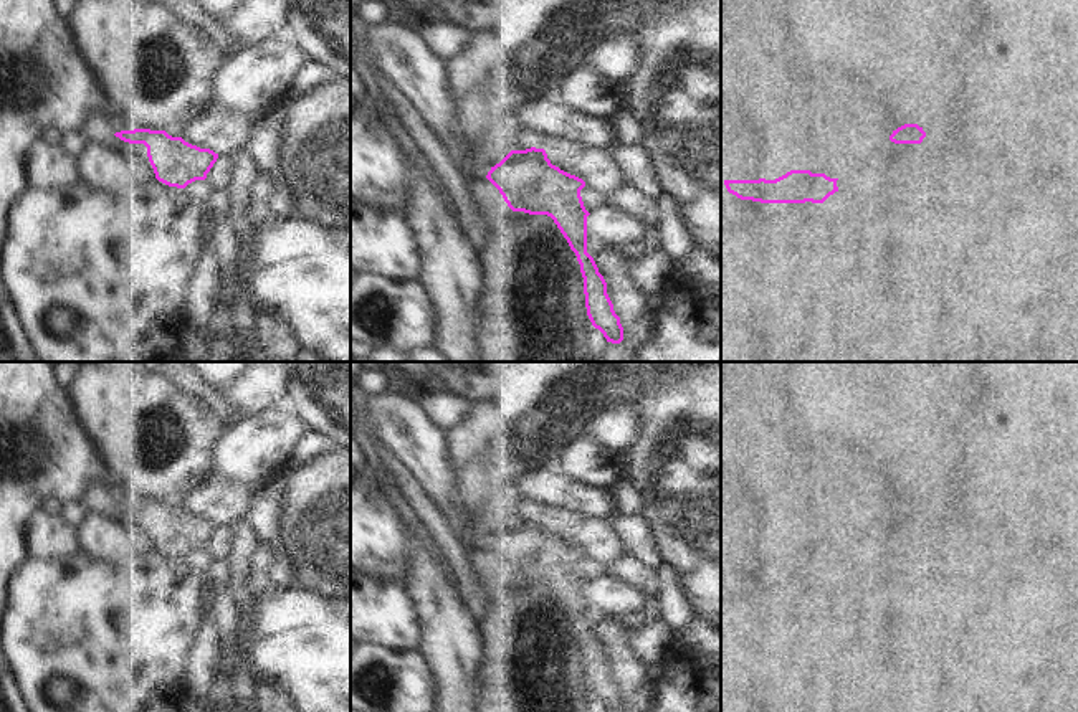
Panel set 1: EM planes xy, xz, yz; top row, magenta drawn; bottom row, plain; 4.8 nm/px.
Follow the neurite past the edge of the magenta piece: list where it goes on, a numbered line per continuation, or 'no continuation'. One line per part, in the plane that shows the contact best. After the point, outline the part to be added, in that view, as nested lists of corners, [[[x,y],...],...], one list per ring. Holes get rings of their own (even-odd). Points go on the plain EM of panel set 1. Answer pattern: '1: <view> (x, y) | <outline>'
1: xz (480, 569) | [[[486,547],[473,552],[456,552],[455,565],[465,590],[475,596],[493,586],[504,570],[499,560]]]

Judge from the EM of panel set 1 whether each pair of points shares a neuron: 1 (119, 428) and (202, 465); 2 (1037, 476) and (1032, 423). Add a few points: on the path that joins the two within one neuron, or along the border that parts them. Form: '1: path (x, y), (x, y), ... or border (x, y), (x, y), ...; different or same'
1: path (134, 453), (139, 466), (149, 473), (177, 465); same
2: border (1006, 427), (1047, 455), (1060, 460); different

